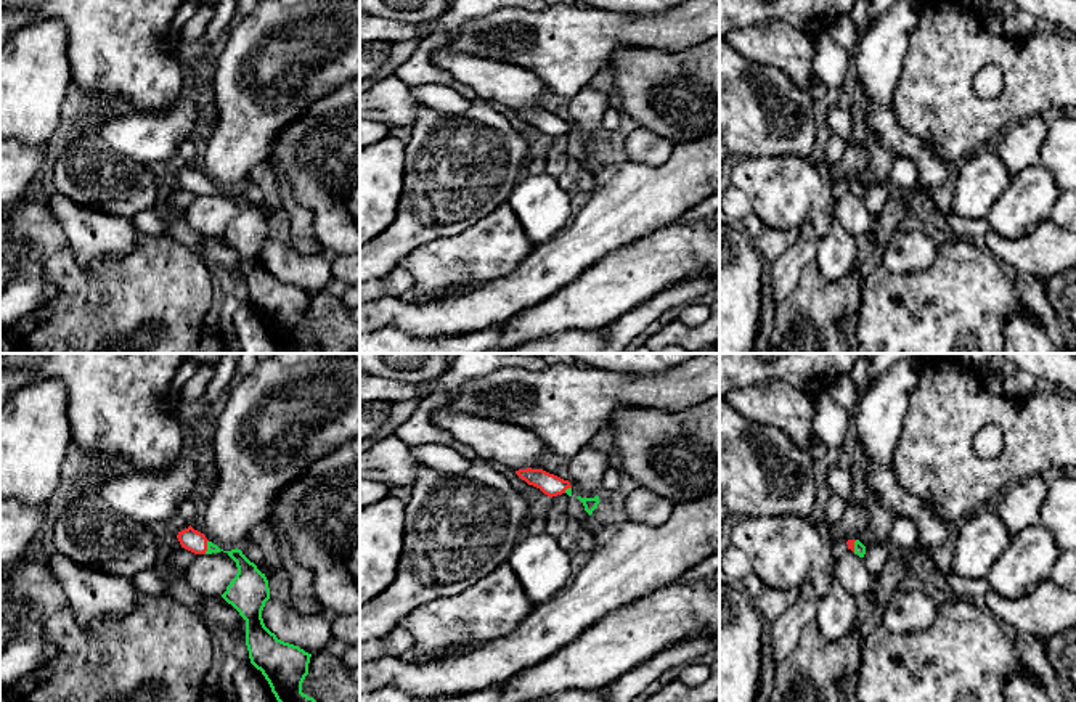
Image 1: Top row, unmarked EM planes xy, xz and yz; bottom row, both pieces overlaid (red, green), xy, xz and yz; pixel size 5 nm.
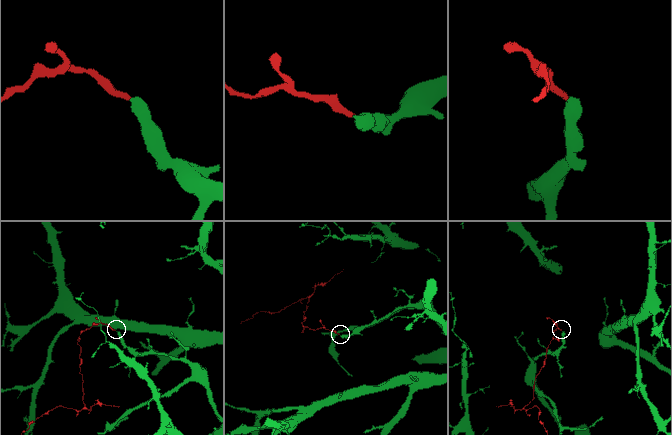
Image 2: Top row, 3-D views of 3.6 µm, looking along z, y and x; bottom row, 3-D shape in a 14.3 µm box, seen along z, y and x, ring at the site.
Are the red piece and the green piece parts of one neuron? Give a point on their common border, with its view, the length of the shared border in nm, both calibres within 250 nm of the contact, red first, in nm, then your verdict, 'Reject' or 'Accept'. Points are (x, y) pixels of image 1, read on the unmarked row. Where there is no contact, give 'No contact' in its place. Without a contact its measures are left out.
Touches red at xy (206, 187). Shared border 70 nm. Thickness 110 nm (red) against 110 nm. Accept

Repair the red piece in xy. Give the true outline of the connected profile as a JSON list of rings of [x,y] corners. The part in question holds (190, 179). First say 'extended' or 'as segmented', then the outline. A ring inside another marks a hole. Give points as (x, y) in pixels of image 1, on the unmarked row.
extended; [[[191,165],[177,175],[181,188],[194,193],[194,194],[212,194],[212,193],[220,193],[217,185],[209,182],[204,173],[194,170]]]

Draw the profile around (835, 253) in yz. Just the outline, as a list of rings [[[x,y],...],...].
[[[835,215],[832,217],[827,235],[817,238],[814,262],[830,281],[843,280],[859,265],[856,239],[838,223]]]

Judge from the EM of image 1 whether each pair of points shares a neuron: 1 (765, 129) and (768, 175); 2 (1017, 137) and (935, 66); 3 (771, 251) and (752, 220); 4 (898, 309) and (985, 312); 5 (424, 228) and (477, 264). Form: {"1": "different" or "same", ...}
{"1": "different", "2": "different", "3": "same", "4": "same", "5": "different"}

